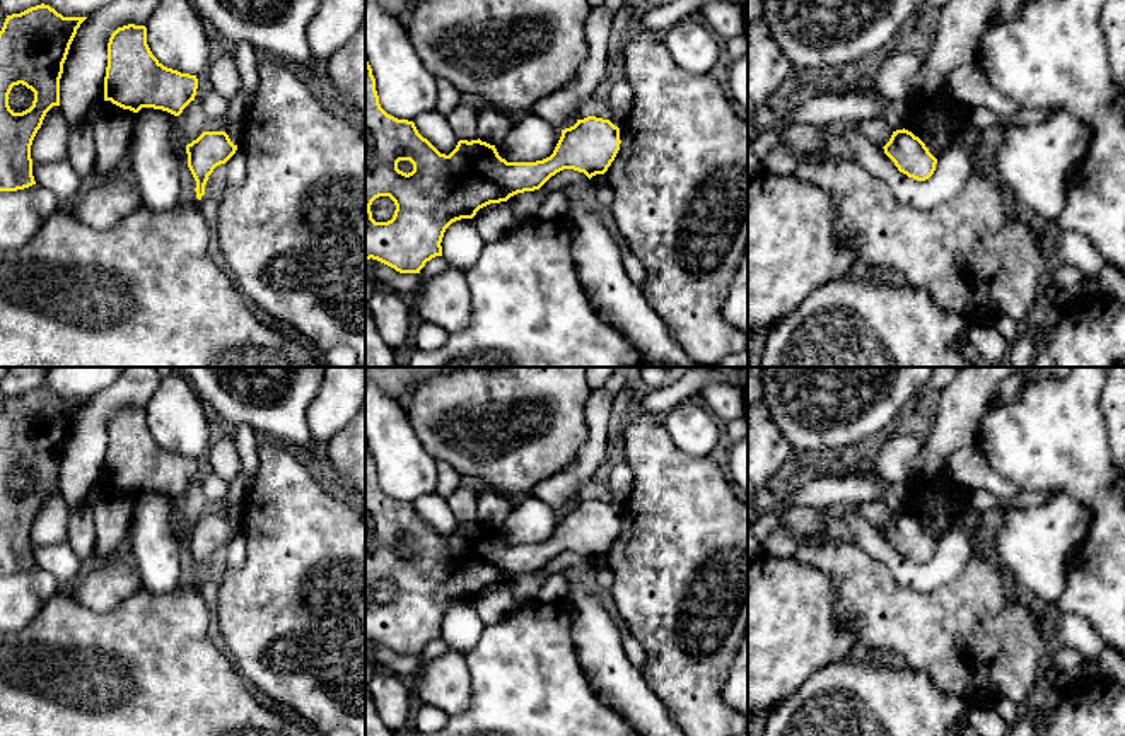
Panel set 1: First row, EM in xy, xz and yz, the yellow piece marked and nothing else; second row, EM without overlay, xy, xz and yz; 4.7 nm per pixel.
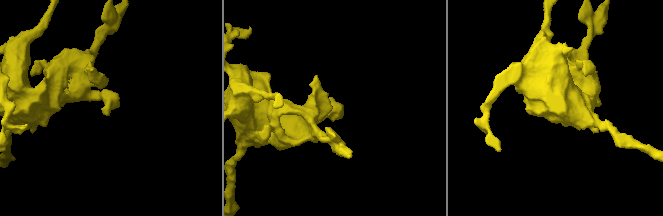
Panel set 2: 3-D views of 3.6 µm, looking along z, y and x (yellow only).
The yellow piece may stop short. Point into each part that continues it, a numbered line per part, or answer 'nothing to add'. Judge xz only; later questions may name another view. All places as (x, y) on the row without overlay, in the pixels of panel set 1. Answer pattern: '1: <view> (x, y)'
nothing to add

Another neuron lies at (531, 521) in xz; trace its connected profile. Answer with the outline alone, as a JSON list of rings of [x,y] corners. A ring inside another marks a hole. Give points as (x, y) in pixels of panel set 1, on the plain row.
[[[522,495],[514,500],[509,516],[495,528],[507,545],[536,545],[550,540],[562,519],[562,512],[546,502]]]

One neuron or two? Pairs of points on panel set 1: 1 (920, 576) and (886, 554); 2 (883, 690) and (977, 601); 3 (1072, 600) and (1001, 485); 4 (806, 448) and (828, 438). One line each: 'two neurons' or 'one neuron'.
1: one neuron
2: two neurons
3: two neurons
4: one neuron

